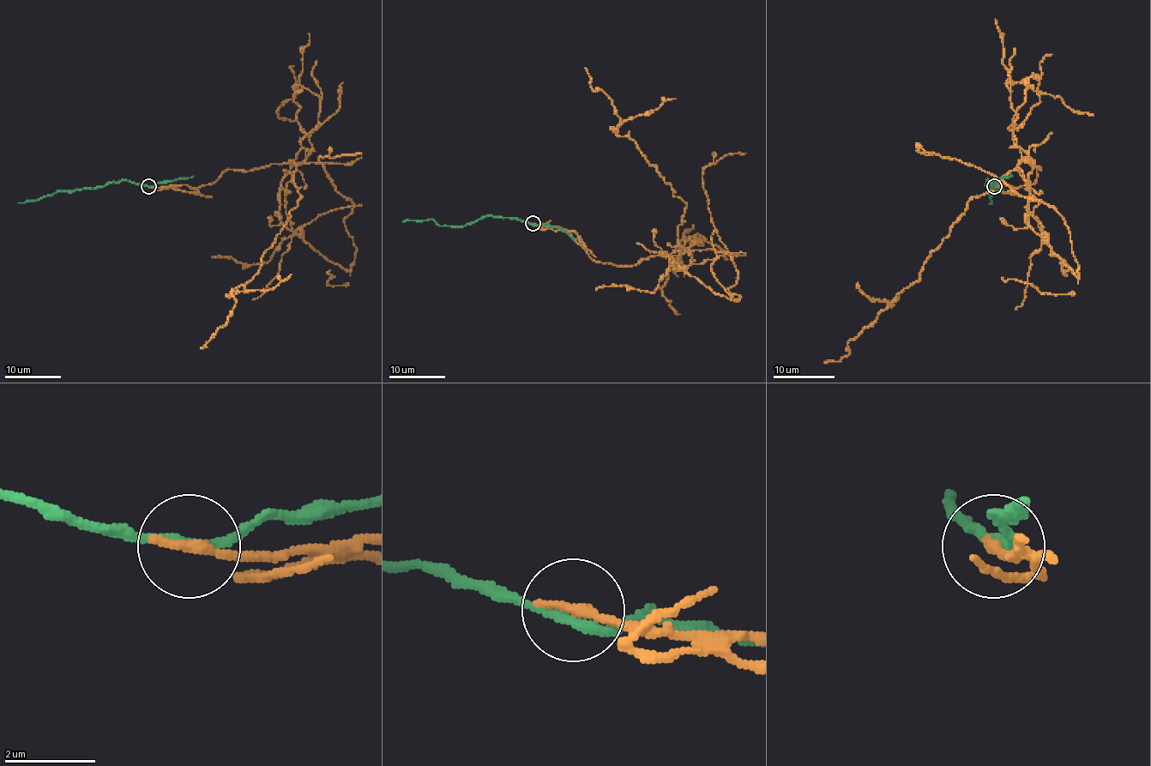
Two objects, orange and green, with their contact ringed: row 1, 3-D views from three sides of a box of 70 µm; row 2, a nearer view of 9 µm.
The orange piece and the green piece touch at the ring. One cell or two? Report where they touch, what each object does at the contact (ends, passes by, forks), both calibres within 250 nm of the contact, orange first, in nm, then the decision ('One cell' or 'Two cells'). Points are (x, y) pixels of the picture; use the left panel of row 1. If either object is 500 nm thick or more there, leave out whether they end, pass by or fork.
Place: (148, 186). At the ring orange ends. At the ring green passes by. Thickness 280 nm (orange) against 180 nm. Two cells

